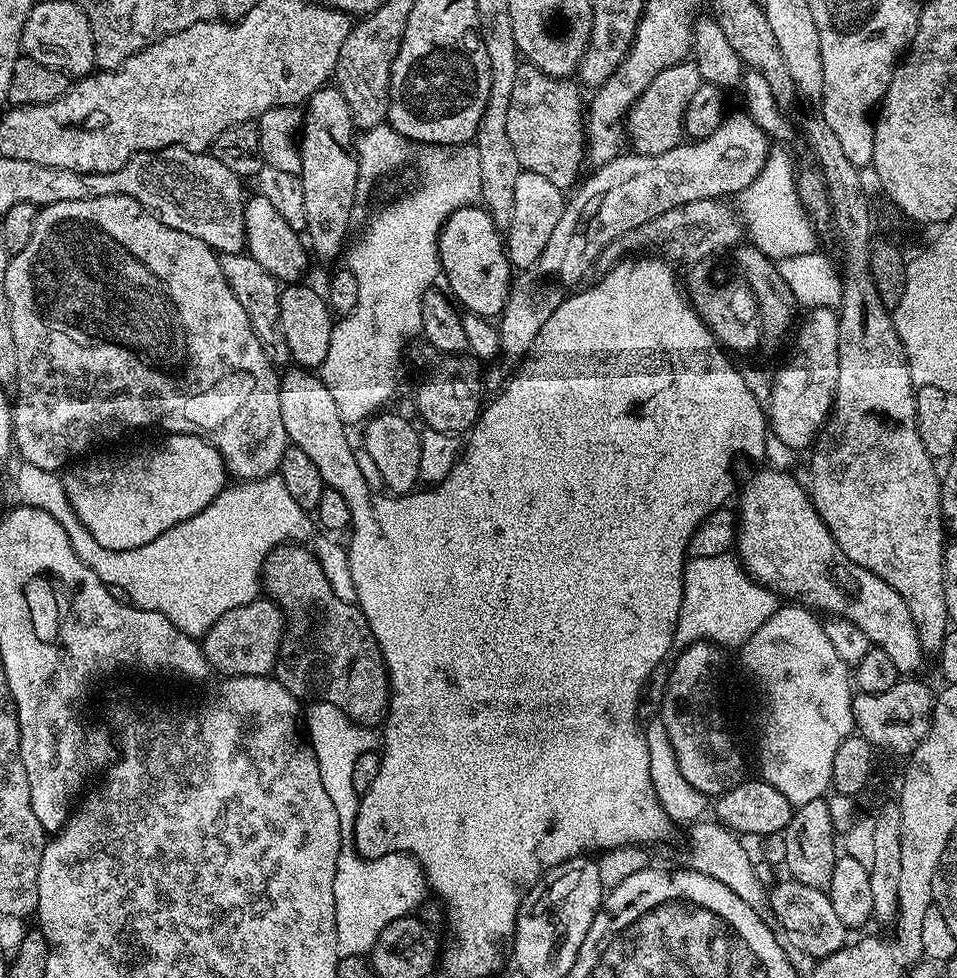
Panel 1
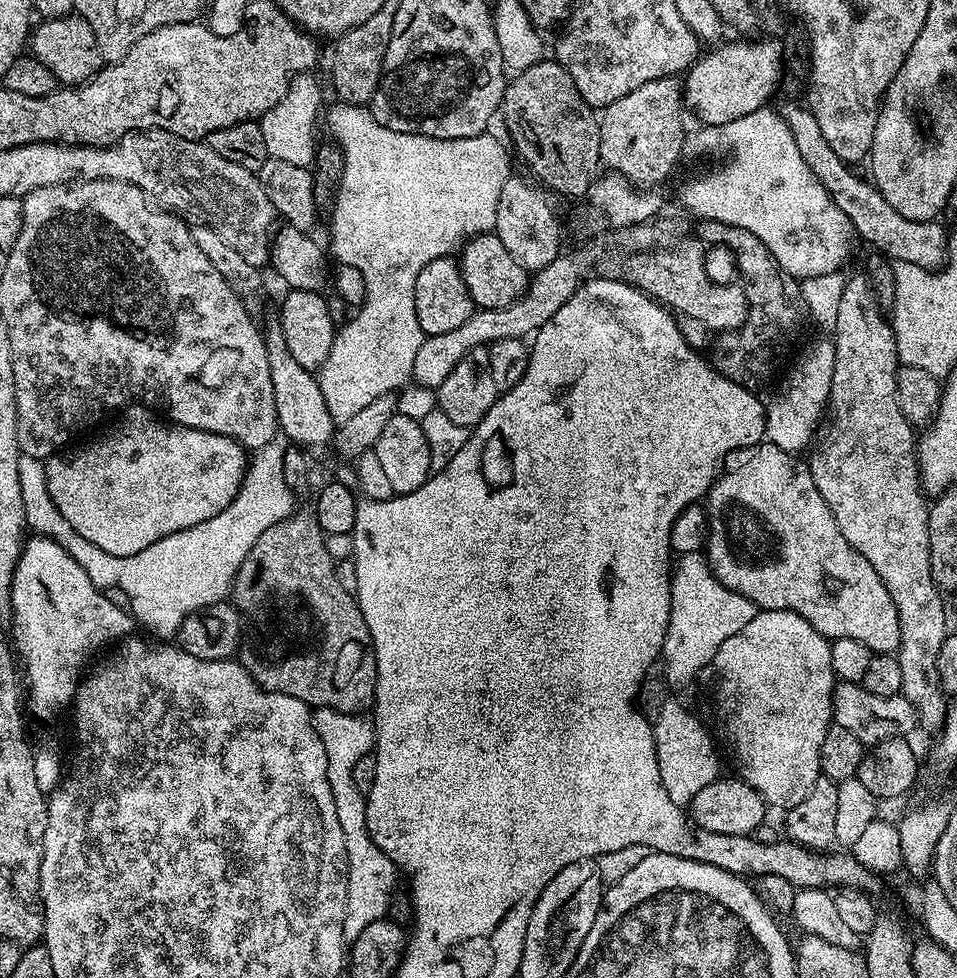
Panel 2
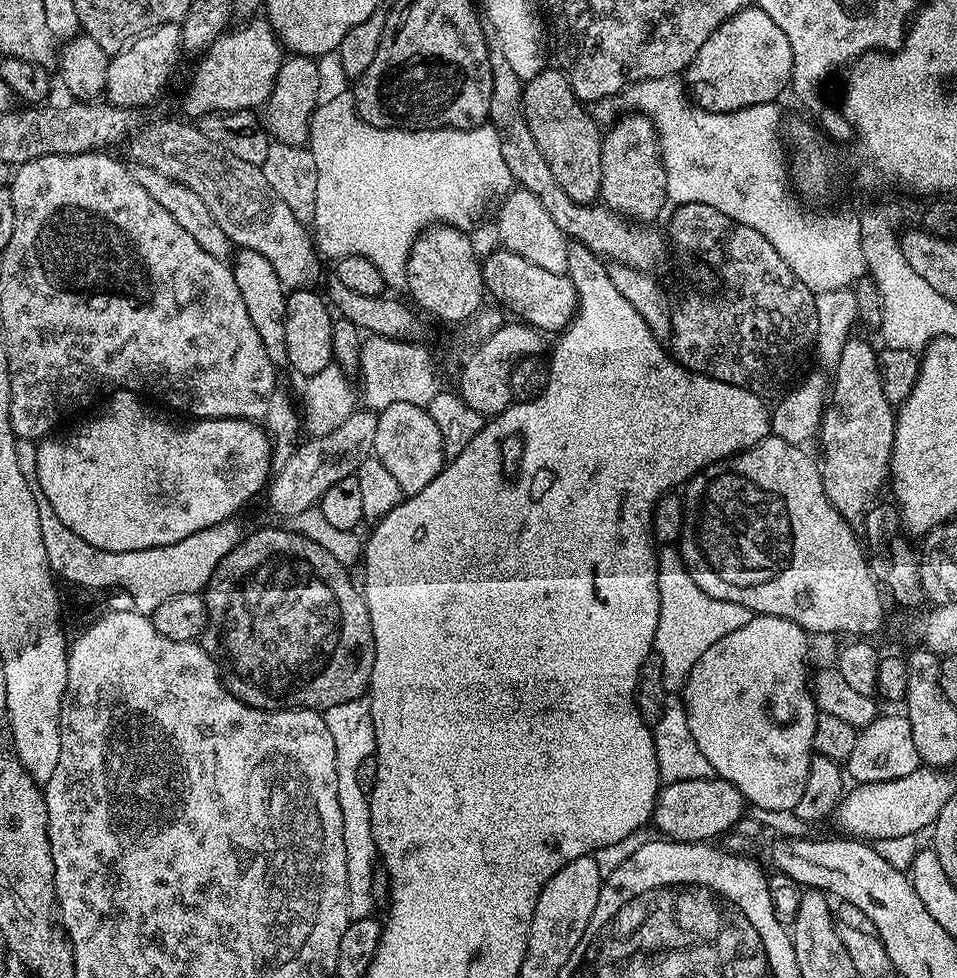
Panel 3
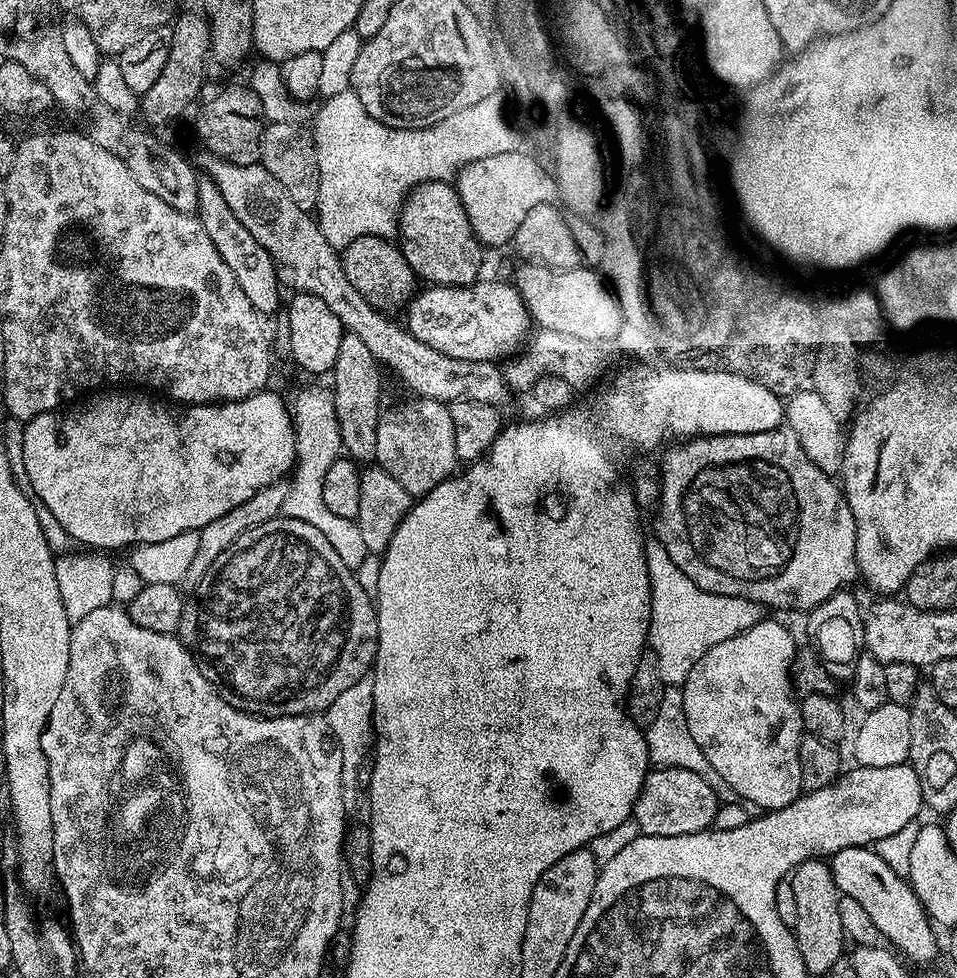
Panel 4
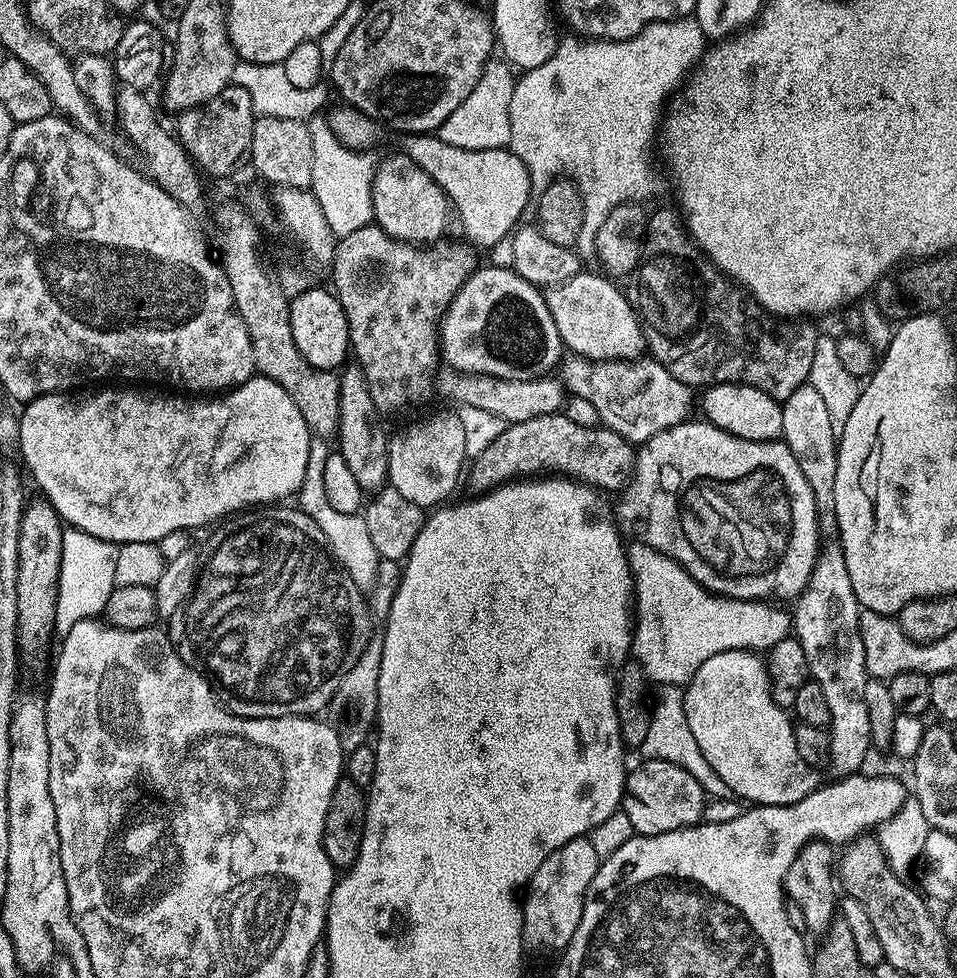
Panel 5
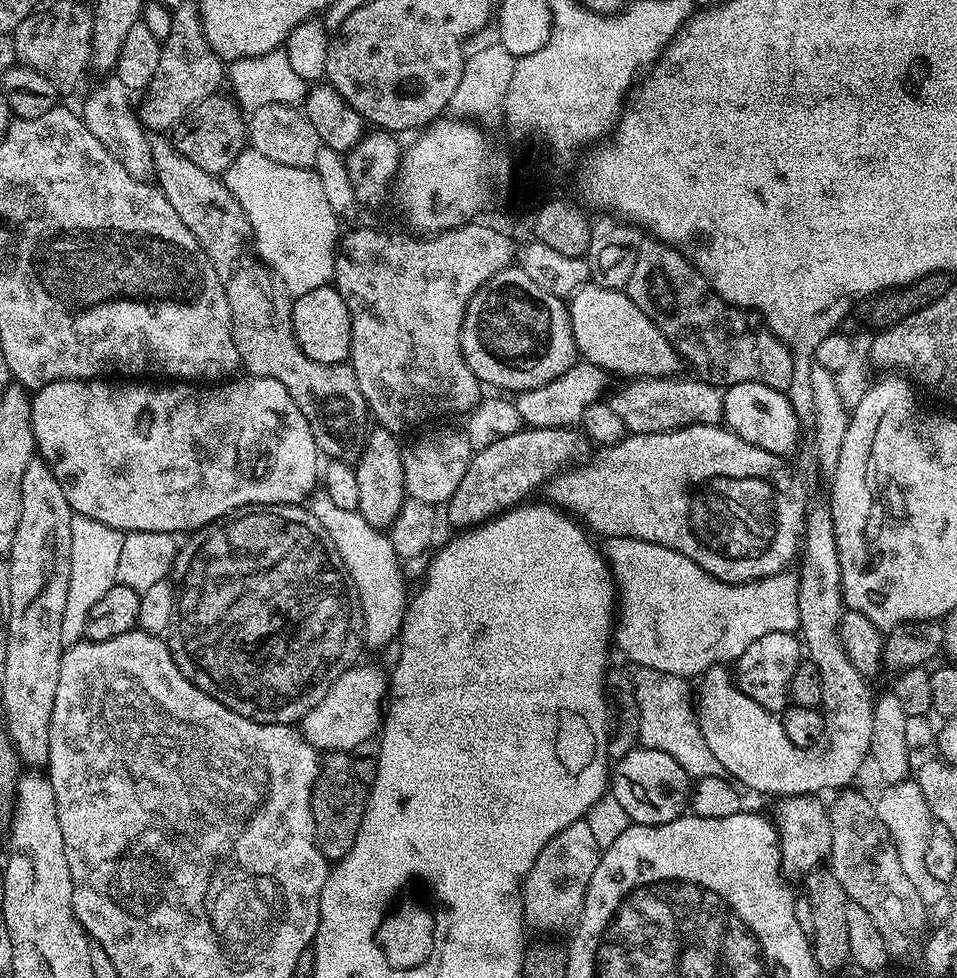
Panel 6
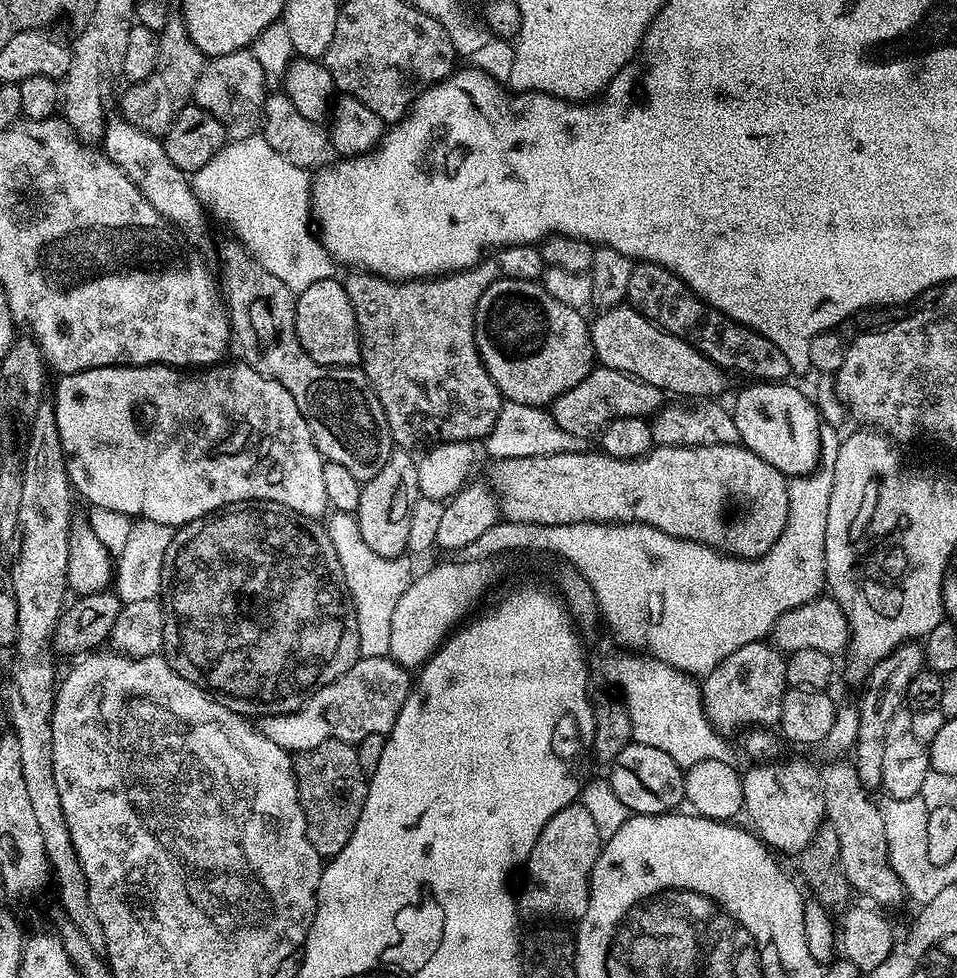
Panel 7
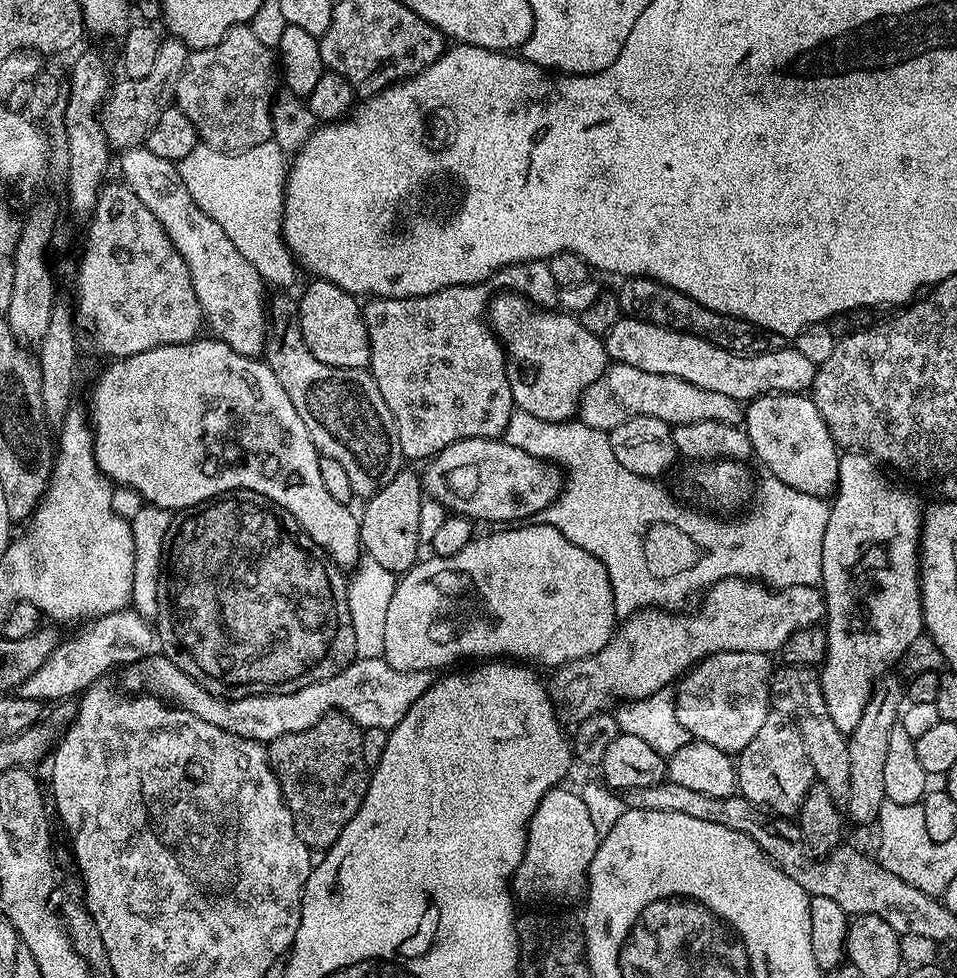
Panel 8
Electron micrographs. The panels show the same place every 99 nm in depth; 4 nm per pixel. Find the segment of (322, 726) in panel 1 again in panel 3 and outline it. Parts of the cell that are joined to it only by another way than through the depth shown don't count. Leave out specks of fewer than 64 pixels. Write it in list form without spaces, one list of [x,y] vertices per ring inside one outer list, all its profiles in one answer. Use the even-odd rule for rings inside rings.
[[[364,696],[354,698],[350,702],[342,702],[339,706],[323,709],[322,715],[330,734],[334,737],[334,758],[338,770],[338,807],[342,810],[342,842],[346,842],[346,878],[348,879],[348,915],[351,919],[366,919],[373,915],[372,875],[378,866],[378,853],[374,834],[370,826],[370,796],[358,786],[358,766],[366,762],[366,758],[374,755],[376,739],[374,738],[374,718],[370,714],[370,702]]]

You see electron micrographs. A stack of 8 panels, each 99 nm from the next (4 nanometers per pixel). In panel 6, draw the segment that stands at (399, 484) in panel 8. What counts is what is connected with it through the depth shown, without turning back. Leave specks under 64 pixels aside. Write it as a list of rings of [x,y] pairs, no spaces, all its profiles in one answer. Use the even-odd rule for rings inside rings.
[[[379,426],[373,427],[365,437],[364,450],[354,466],[358,481],[359,506],[357,511],[372,527],[381,530],[391,526],[406,499],[403,447],[398,444],[397,440],[399,439],[395,433],[388,432]]]

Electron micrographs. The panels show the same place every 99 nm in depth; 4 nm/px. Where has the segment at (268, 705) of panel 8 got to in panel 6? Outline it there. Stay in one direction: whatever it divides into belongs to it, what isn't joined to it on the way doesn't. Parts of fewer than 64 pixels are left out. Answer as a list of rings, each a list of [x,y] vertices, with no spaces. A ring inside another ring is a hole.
[[[347,668],[326,690],[326,698],[299,721],[298,728],[305,740],[317,750],[351,753],[358,742],[373,739],[382,727],[382,705],[385,703],[389,681],[376,668]]]

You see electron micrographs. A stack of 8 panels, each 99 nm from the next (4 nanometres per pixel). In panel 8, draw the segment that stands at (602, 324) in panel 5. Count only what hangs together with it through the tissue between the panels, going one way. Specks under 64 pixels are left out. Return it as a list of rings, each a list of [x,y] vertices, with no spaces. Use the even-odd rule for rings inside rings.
[[[622,318],[603,337],[604,348],[615,363],[646,370],[646,374],[666,374],[702,386],[702,390],[718,390],[741,402],[756,400],[767,392],[799,392],[811,389],[818,365],[798,354],[795,346],[785,346],[757,356],[734,354],[714,346],[697,336],[654,326],[645,320]]]

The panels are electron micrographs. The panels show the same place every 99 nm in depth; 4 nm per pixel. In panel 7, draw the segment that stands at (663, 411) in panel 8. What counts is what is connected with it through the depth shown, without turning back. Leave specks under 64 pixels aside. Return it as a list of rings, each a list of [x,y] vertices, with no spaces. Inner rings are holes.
[[[596,366],[593,367],[590,374],[586,374],[586,378],[582,378],[582,382],[578,382],[578,386],[566,390],[566,394],[562,394],[552,401],[550,413],[554,422],[558,422],[558,426],[562,426],[562,430],[566,430],[566,434],[587,438],[591,432],[593,434],[599,433],[610,420],[626,418],[627,416],[651,417],[659,408],[664,407],[665,403],[665,393],[658,391],[654,386],[650,386],[650,382],[642,382],[630,374],[619,372],[613,368]]]

